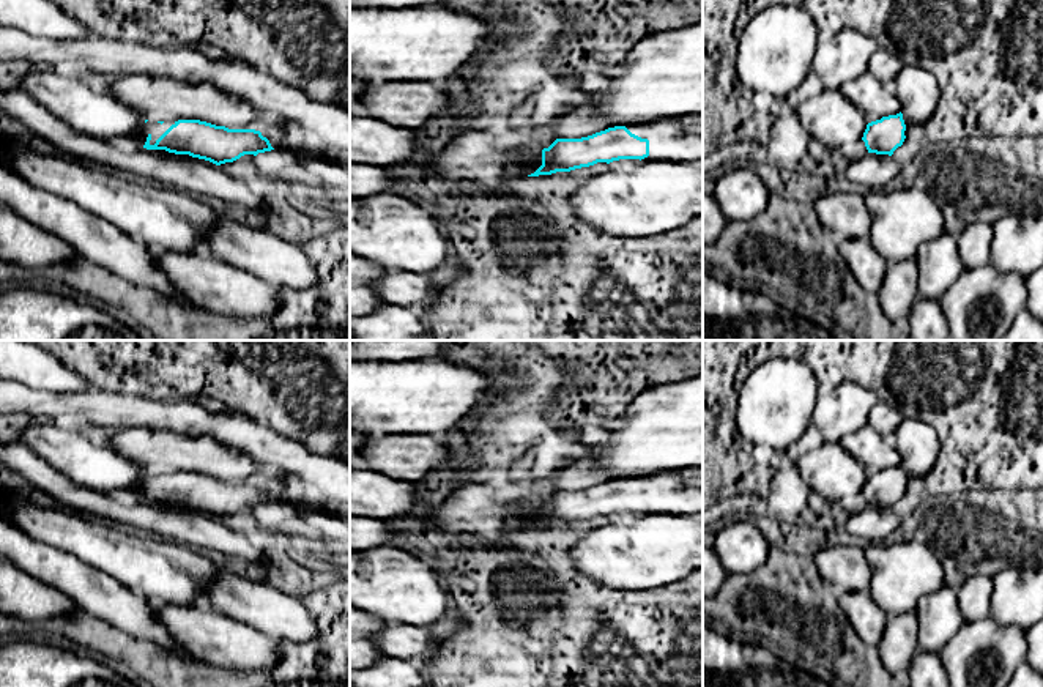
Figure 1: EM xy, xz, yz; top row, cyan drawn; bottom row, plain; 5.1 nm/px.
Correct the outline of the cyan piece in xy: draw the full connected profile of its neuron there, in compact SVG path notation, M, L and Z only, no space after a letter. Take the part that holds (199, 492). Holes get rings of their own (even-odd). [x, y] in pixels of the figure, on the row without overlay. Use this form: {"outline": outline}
{"outline": "M200 473L148 474L137 485L147 503L165 503L175 507L210 514L216 518L233 515L244 507L274 503L255 482L228 482Z"}

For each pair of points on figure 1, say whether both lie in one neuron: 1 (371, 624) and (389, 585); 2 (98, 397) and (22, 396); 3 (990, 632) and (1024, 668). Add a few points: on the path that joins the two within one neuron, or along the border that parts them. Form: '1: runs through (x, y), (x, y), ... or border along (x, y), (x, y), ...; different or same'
1: border along (366, 612), (386, 623); different
2: runs through (79, 402), (41, 402); same
3: border along (1024, 659), (1013, 670); different

